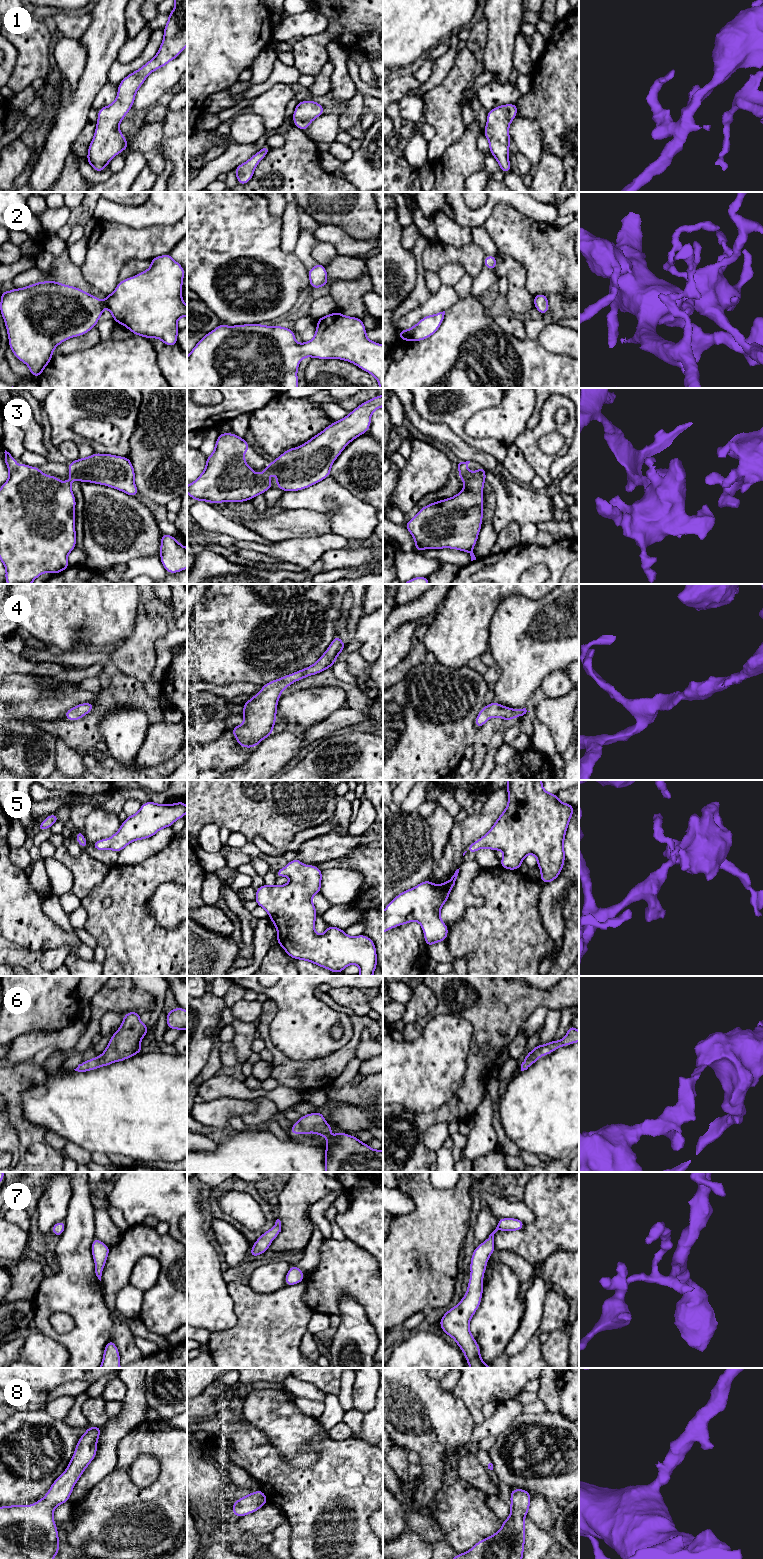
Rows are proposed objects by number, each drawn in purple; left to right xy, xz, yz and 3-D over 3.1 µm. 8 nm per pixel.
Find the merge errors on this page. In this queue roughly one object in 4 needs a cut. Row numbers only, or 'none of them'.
none of them

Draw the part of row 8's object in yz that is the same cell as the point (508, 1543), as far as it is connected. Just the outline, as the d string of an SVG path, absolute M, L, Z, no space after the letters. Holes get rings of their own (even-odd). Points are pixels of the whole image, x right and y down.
M511 1489L510 1516L501 1529L477 1542L470 1550L453 1559L522 1559L525 1544L524 1518L528 1515L531 1495L525 1489Z

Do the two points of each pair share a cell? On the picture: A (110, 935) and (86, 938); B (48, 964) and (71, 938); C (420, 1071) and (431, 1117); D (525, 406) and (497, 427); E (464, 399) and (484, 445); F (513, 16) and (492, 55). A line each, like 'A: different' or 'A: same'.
A: different
B: different
C: different
D: same
E: same
F: same

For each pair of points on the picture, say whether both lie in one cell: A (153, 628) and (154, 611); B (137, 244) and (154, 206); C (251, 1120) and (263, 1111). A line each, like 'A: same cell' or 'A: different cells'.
A: different cells
B: different cells
C: same cell

